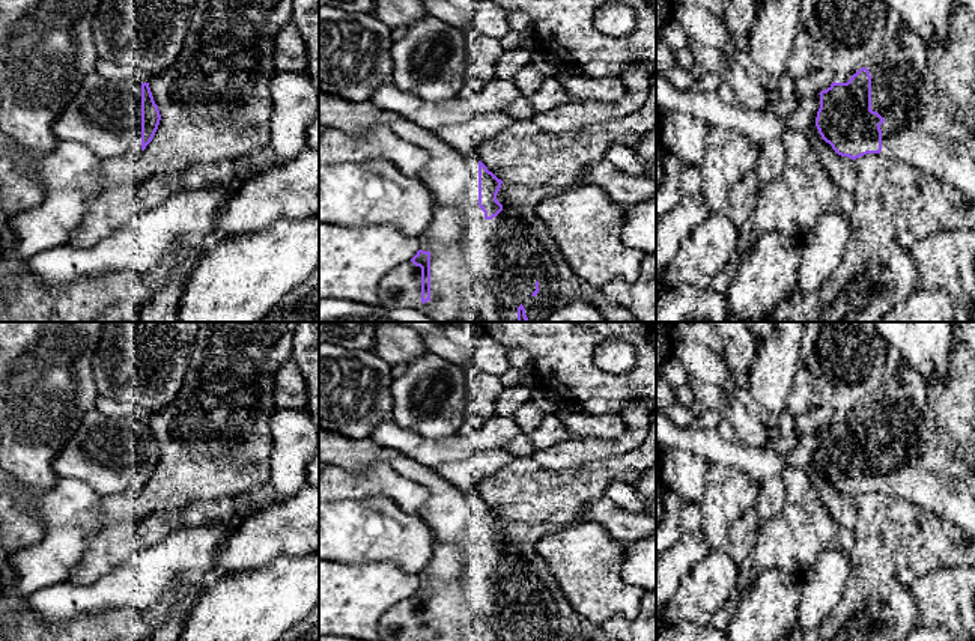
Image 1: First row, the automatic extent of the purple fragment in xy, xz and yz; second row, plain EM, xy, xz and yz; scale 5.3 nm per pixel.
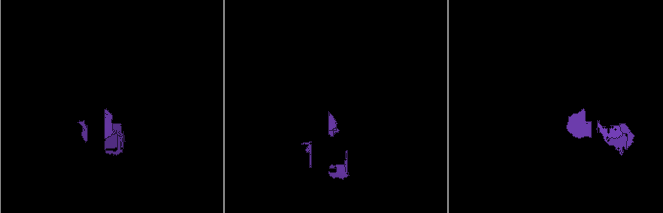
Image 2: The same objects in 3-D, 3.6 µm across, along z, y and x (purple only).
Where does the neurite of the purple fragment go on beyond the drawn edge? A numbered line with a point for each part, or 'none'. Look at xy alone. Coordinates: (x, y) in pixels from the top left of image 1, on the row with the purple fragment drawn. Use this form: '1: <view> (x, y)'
1: xy (104, 115)

